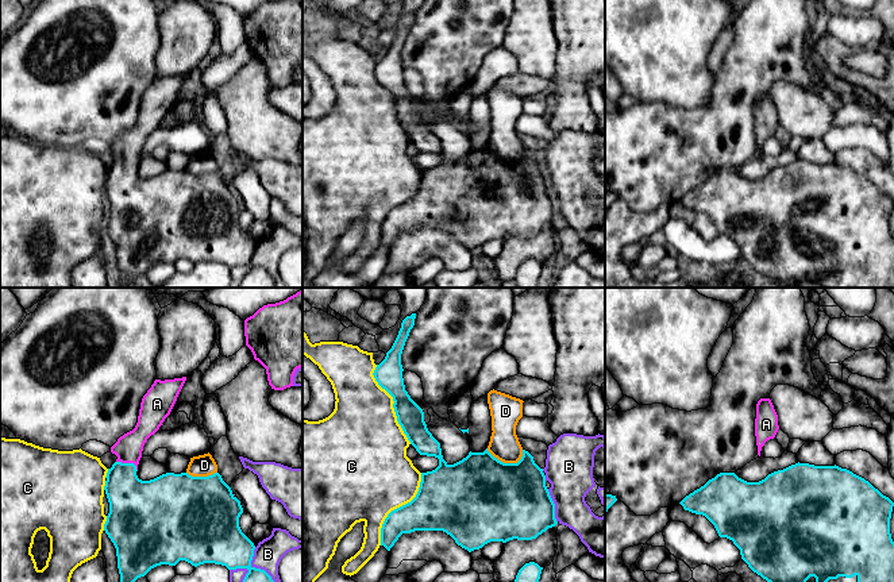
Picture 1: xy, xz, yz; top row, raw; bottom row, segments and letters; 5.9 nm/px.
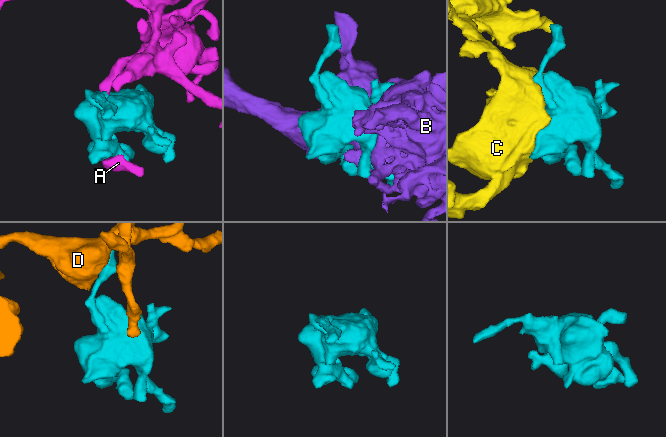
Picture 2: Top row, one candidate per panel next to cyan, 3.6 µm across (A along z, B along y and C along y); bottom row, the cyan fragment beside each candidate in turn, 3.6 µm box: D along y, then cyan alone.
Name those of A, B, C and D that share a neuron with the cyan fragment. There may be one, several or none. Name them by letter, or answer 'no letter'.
A

